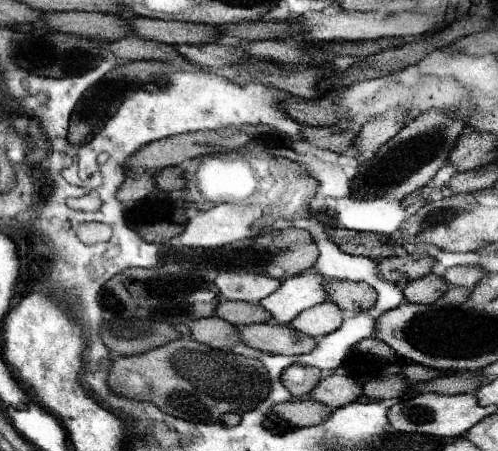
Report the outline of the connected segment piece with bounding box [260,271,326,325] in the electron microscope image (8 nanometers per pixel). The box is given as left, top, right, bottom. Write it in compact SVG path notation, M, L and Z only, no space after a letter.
M312 271L282 279L280 287L260 301L260 307L270 313L274 323L288 325L300 311L324 301L320 283L326 283L326 279L320 279L320 275L312 275Z

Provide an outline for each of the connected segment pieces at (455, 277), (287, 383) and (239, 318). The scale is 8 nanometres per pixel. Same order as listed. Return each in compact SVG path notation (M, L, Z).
M452 267L442 275L446 283L456 287L468 287L468 289L472 289L480 281L480 277L482 277L480 267Z
M290 365L282 373L282 383L294 397L306 397L308 391L320 381L320 369L308 365Z
M220 301L214 311L216 317L232 323L232 325L250 325L250 323L266 323L268 315L260 311L258 305L240 303L240 301Z

